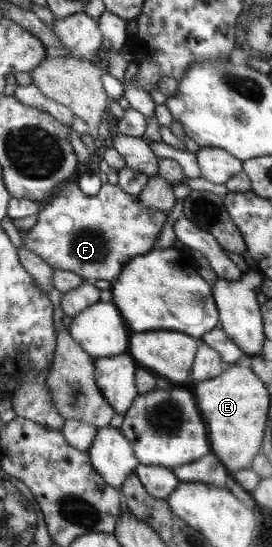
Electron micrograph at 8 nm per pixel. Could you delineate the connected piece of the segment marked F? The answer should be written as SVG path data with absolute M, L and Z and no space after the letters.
M68 181L52 199L48 200L45 207L35 217L35 225L21 237L23 249L30 250L38 255L52 269L72 271L89 285L106 282L112 283L119 277L124 265L137 256L144 256L154 250L153 246L158 241L166 215L152 209L148 214L146 206L137 196L129 194L117 185L102 184L95 195L86 195L79 187L80 184Z

